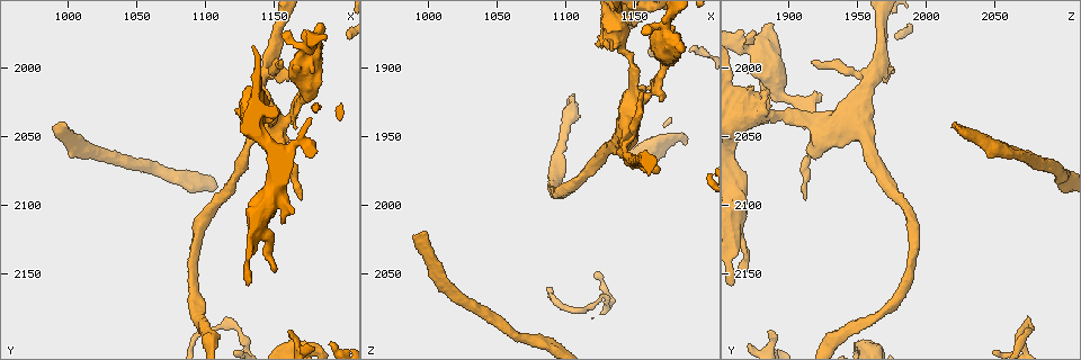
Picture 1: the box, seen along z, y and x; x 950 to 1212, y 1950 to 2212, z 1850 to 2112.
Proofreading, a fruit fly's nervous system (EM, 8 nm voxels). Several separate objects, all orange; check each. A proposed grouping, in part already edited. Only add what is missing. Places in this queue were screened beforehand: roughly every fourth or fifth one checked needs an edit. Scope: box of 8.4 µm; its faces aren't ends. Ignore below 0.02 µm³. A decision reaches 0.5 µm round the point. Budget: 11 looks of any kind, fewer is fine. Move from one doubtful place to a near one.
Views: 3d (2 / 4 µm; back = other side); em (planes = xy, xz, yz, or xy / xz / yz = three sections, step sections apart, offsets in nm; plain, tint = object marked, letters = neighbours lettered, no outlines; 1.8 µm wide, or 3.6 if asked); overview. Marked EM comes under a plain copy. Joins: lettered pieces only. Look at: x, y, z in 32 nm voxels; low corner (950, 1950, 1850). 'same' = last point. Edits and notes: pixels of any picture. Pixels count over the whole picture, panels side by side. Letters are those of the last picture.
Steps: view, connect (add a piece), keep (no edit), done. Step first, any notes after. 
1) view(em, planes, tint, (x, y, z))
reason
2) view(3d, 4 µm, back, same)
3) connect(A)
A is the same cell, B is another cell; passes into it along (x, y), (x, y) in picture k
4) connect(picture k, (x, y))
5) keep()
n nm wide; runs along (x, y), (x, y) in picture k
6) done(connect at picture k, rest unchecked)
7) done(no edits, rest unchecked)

view(em, 3.6 µm, yz, step 16, letters, (1184, 1966, 1886))
free end

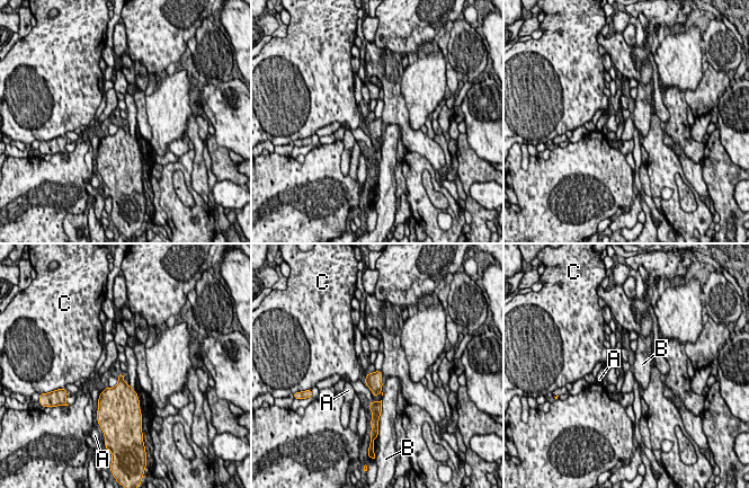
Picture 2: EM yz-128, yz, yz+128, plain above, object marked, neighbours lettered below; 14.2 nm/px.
keep()
A, B and C are other cells; border along (383, 383), (382, 396) in picture 2; no lettered piece goes on from it

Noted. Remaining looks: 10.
view(3d, 4 µm, (1156, 2038, 1922))
four or more arms meet

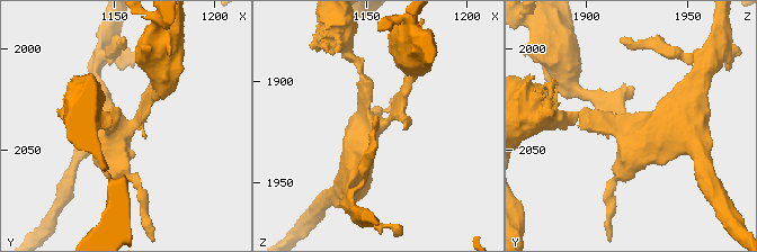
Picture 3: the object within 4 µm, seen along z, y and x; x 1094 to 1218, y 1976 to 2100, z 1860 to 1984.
view(em, yz, step 4, tint, (1155, 2039, 1922))
4 arms

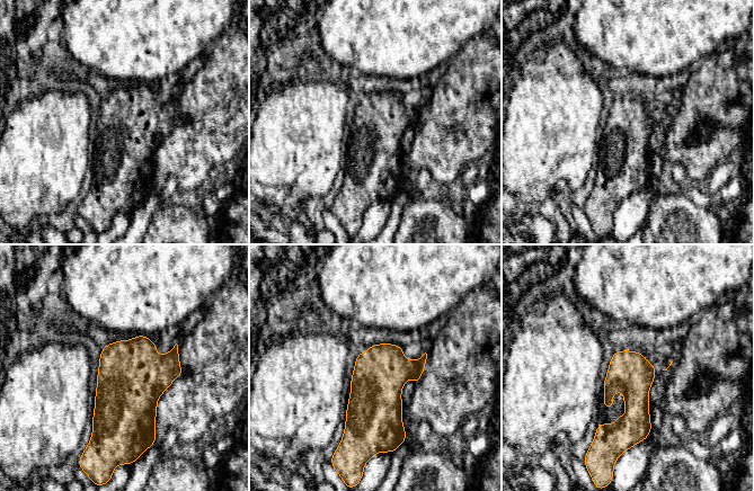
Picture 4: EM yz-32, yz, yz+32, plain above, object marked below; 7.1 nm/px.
view(em, xz, step 8, letters, same)
cut it another way

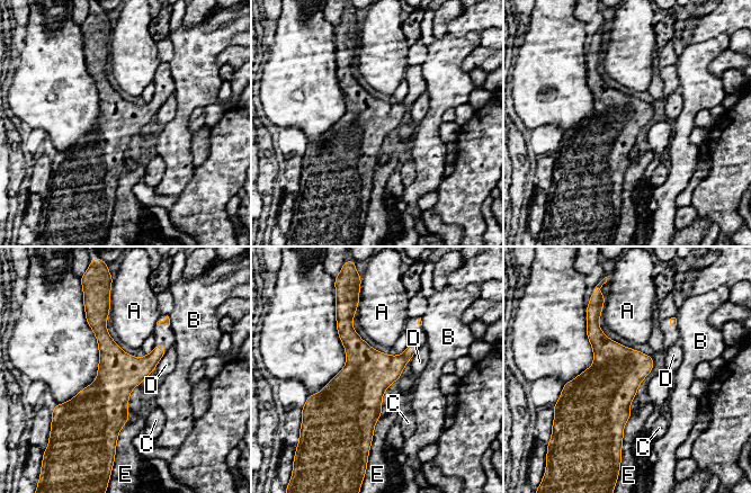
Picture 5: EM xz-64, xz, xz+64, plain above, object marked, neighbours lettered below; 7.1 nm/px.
keep()
A, B, C, D and E are other cells; border along (110, 296), (108, 314) in picture 5; no lettered piece goes on from it

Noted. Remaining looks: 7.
view(em, planes, letters, (996, 2040, 2018))
an open end

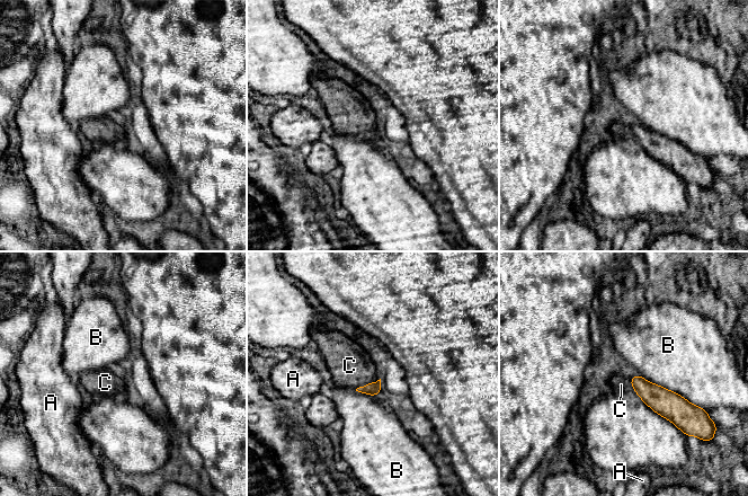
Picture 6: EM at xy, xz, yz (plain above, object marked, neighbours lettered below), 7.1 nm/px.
connect(C)
C is the same cell, A and B are other cells; passes into it along (373, 389), (363, 386), (349, 365) in picture 6; it goes on there

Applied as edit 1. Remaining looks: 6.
done(connect at picture 6, rest unchecked)

